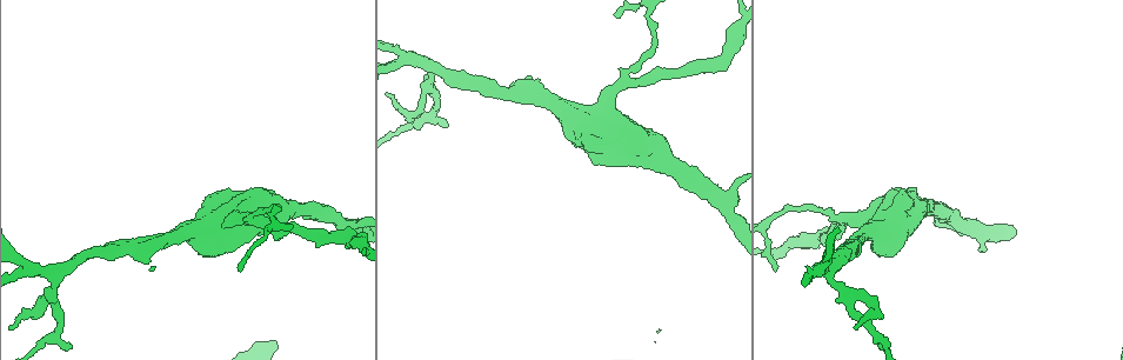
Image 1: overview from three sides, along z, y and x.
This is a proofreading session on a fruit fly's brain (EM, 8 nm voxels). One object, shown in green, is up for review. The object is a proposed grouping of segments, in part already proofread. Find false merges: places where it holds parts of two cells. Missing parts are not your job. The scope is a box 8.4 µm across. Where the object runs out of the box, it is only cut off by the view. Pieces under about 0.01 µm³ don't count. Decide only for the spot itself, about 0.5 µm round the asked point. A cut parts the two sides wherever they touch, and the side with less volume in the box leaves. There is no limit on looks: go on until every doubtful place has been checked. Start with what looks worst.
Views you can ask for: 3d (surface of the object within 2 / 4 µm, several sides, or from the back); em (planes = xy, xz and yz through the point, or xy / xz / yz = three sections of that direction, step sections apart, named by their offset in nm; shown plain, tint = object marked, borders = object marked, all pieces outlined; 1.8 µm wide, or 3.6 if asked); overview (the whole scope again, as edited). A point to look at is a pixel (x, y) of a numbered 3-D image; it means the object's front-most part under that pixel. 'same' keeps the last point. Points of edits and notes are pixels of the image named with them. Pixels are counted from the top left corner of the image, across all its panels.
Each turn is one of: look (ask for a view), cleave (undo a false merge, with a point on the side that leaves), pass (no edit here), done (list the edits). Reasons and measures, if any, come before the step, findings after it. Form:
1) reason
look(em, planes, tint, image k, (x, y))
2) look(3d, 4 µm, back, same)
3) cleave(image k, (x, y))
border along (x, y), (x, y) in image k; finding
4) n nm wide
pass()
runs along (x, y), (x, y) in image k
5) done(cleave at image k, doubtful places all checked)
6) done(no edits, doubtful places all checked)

abrupt turn
look(em, planes, borders, image 1, (440, 71))

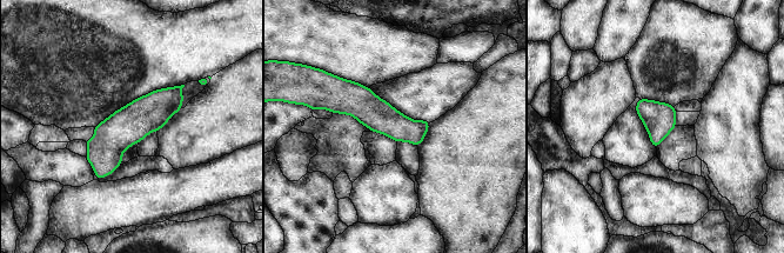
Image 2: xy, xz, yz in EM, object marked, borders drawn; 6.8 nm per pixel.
220 nm wide
pass()
runs along (179, 88), (105, 155), (99, 174) in image 2; one cell here

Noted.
sharp bend
look(em, planes, borders, image 1, (875, 312))

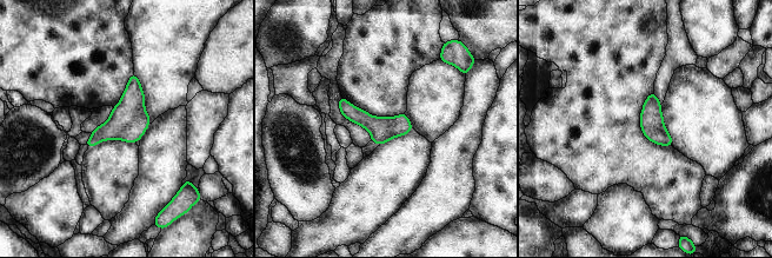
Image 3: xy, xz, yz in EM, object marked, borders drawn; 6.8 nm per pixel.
pass()
one cell here

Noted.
two arms in line, one across
look(3d, 4 µm, image 1, (963, 223))

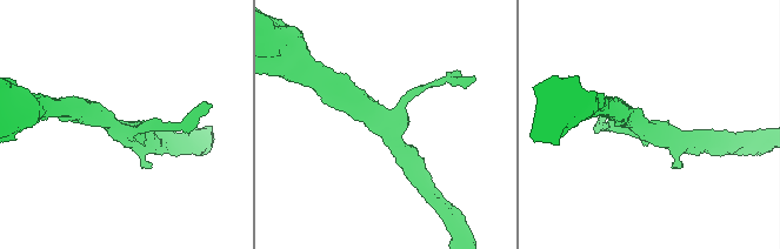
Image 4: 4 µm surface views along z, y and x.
need the tissue
look(em, xz, step 16, tint, image 4, (652, 131))

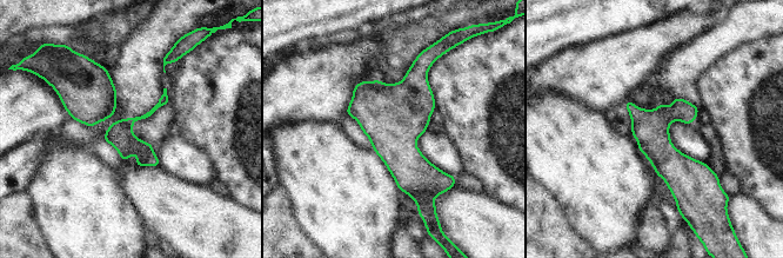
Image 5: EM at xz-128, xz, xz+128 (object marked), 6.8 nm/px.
3 arms
pass()
runs along (628, 104), (678, 172), (678, 192) in image 5; one cell here

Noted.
done(no edits, doubtful places all checked)

